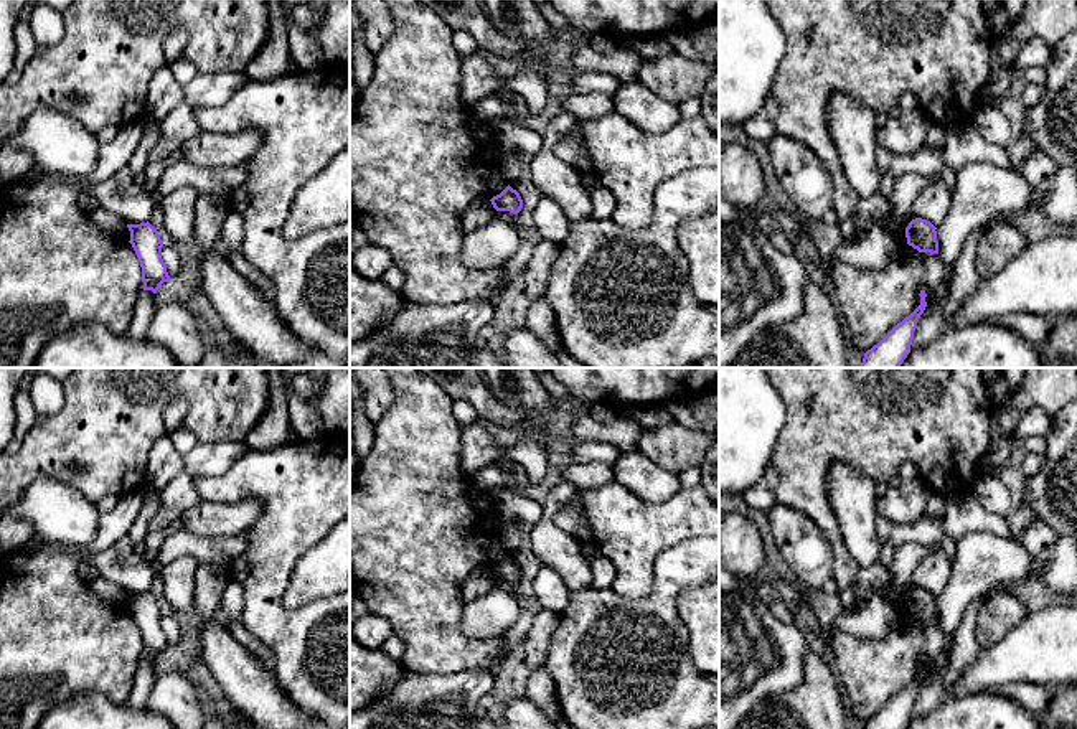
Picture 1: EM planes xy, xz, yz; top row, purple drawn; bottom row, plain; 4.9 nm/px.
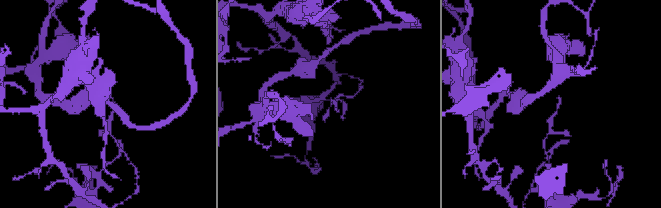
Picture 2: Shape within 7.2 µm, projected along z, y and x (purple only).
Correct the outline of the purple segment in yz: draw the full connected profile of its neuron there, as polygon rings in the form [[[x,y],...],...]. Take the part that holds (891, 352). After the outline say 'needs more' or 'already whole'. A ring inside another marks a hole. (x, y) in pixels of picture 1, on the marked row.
[[[920,290],[919,295],[920,305],[897,323],[877,345],[864,353],[861,368],[899,368],[904,363],[910,353],[917,322],[927,307],[925,290]]]; already whole

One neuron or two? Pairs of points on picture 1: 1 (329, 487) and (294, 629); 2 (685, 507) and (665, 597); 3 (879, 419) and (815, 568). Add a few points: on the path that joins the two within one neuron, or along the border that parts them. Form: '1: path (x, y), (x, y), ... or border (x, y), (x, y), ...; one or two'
1: path (292, 523), (276, 541), (264, 568), (263, 596); one
2: border (701, 535), (667, 548), (657, 558), (652, 578); two
3: border (800, 512), (820, 530), (830, 546), (832, 576); two

